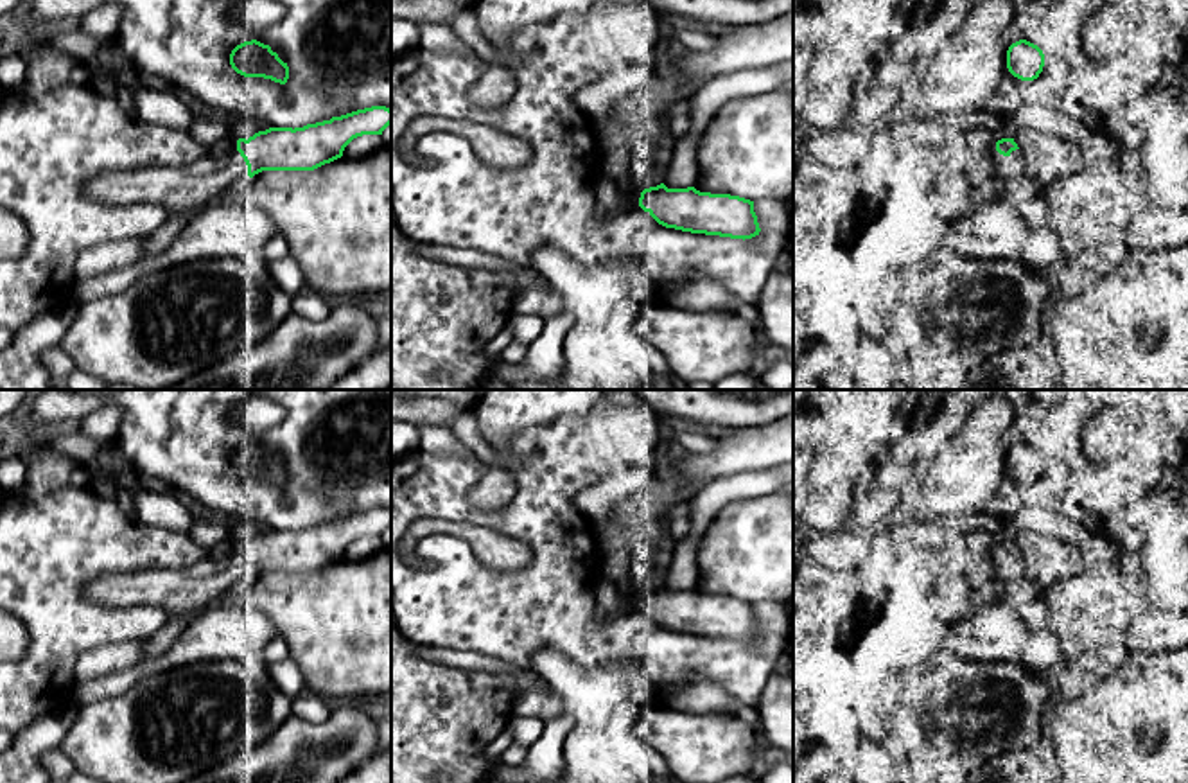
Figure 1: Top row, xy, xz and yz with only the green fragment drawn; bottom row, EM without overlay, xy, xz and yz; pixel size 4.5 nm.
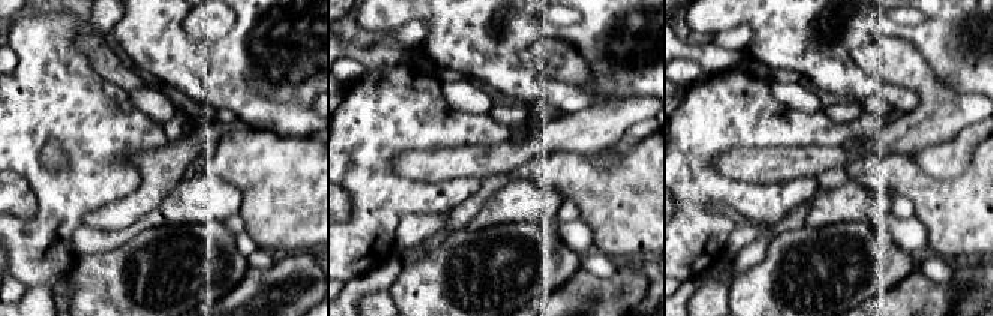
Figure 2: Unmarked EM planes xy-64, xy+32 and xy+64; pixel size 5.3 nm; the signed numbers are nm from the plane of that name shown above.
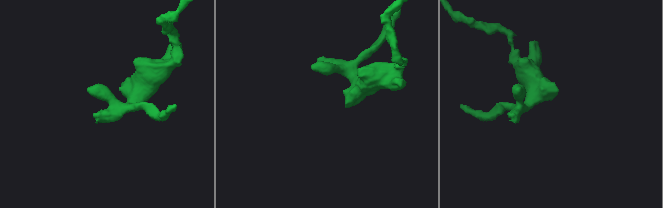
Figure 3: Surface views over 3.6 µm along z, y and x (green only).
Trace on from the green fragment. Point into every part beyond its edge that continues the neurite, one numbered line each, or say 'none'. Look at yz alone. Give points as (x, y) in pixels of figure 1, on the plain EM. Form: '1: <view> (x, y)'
1: yz (1009, 571)

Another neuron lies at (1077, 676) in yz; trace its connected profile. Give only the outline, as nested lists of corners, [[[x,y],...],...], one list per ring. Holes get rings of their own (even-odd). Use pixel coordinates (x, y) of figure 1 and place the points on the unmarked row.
[[[1111,643],[1062,659],[1055,679],[1057,691],[1064,700],[1080,699],[1098,682],[1122,670],[1131,654],[1127,643]]]

